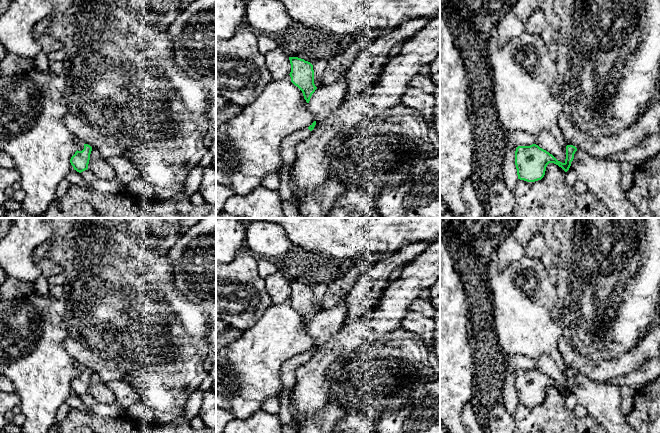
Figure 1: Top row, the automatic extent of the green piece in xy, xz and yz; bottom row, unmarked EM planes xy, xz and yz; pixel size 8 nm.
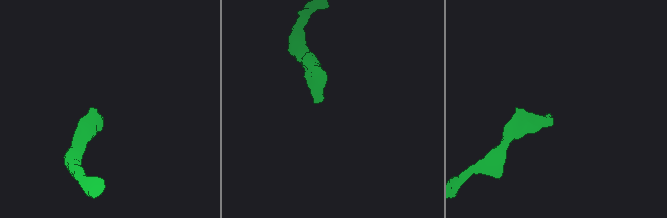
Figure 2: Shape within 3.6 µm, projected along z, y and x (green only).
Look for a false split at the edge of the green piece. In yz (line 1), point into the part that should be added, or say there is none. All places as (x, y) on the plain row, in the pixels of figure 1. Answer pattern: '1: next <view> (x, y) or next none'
1: next none

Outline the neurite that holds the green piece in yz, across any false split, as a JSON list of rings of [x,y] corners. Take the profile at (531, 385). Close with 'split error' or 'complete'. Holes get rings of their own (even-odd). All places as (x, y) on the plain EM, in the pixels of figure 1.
[[[536,368],[530,370],[518,370],[515,375],[515,389],[518,403],[527,406],[541,404],[549,387],[554,387],[567,396],[574,383],[577,372],[573,369],[566,370],[566,383],[562,387],[552,378],[540,372]]] | complete

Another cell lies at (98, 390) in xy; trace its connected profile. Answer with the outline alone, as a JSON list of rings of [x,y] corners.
[[[92,373],[91,375],[88,394],[98,403],[108,405],[118,404],[107,383],[102,381],[97,373]]]

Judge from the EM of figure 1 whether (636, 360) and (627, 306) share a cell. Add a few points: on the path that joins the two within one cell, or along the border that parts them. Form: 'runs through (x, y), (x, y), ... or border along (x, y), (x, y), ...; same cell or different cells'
border along (649, 328), (632, 347), (622, 354); different cells

